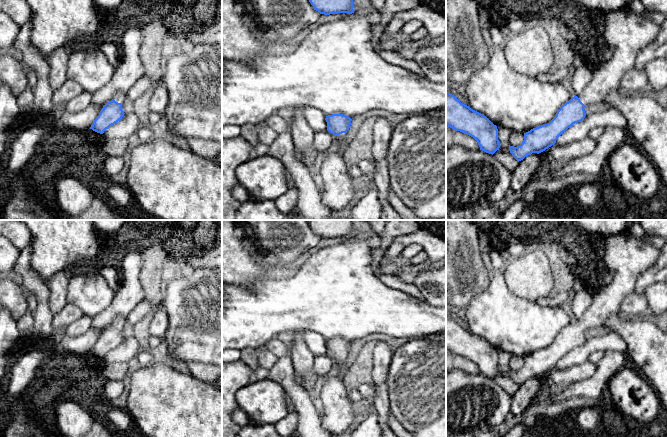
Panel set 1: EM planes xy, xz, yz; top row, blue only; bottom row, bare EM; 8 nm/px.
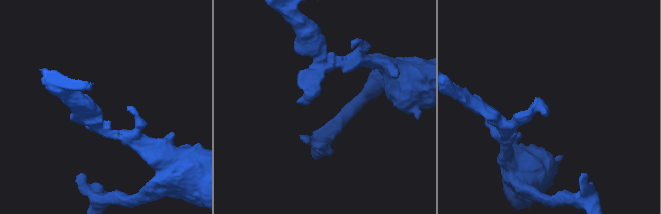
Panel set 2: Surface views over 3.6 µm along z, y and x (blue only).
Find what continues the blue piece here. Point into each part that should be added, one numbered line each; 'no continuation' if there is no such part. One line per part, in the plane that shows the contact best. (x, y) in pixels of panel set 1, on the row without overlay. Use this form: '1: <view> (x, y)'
1: xz (340, 369)

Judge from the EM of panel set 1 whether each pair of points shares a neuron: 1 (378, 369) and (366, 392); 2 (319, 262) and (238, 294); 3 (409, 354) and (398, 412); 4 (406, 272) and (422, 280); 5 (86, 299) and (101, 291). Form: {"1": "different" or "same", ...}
{"1": "different", "2": "same", "3": "same", "4": "different", "5": "same"}

